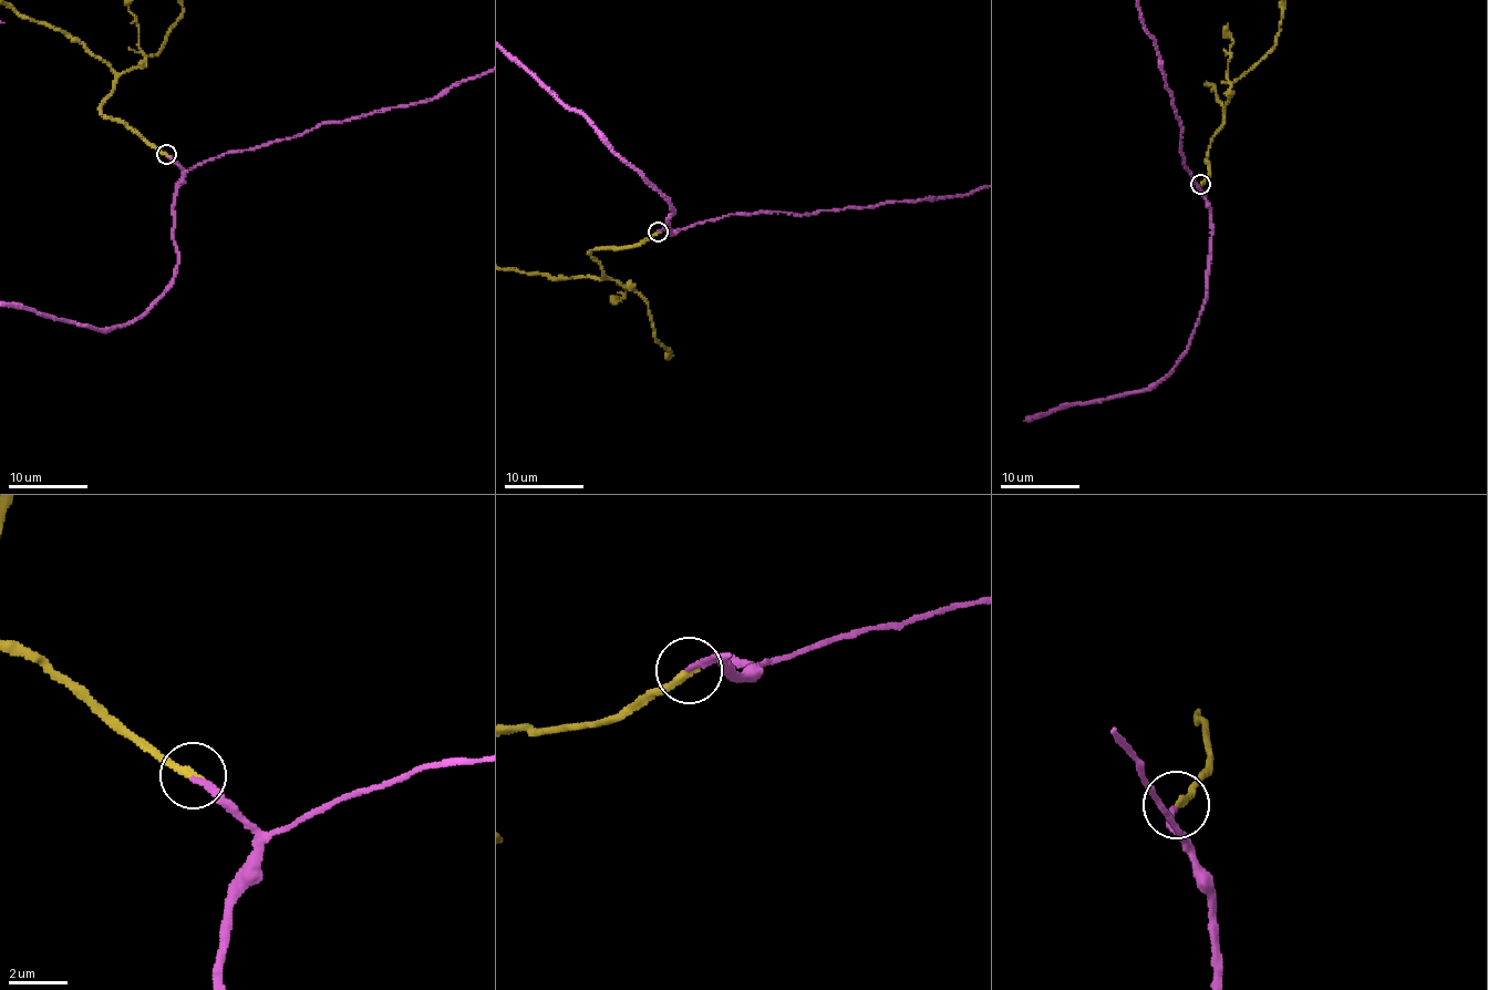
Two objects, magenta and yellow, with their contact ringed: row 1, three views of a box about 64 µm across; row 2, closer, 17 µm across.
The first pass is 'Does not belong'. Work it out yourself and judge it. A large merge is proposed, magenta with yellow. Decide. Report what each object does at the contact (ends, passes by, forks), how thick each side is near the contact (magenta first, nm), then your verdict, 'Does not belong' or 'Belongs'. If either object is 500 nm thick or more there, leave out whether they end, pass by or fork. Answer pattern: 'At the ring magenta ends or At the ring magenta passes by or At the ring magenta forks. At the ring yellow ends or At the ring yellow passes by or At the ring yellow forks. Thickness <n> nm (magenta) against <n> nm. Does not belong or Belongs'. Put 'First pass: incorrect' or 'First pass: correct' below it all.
At the ring magenta ends. At the ring yellow ends. Thickness 200 nm (magenta) against 240 nm. Belongs
First pass: incorrect

